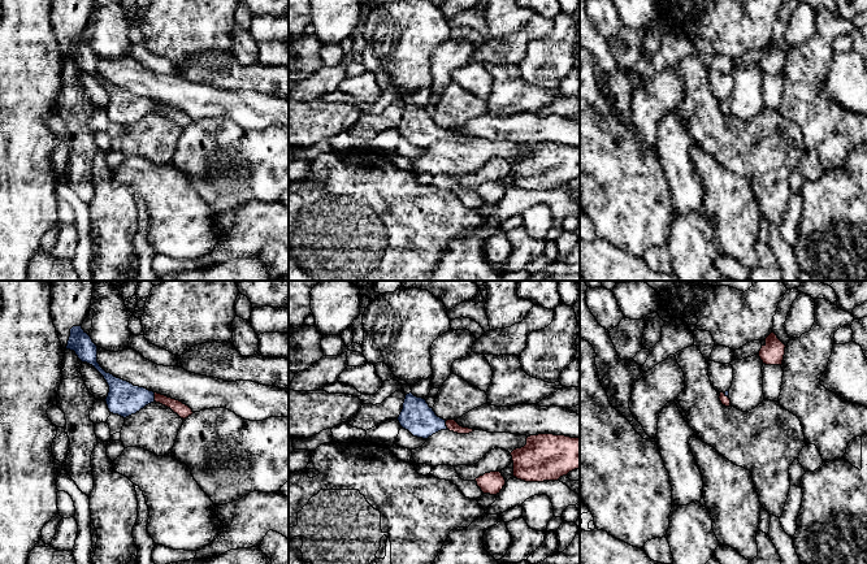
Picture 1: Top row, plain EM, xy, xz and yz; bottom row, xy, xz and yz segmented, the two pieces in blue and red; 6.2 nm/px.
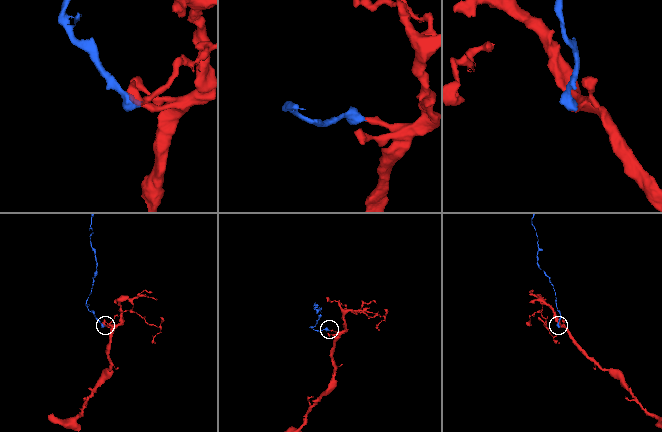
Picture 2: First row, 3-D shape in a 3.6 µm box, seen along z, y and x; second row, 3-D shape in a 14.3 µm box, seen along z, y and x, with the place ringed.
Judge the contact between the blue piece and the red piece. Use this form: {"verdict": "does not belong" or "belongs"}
{"verdict": "belongs"}

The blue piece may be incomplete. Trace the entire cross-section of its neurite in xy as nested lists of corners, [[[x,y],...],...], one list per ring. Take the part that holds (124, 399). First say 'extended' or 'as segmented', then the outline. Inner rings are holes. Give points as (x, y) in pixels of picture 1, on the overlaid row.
extended; [[[81,325],[70,329],[66,350],[74,351],[82,363],[92,365],[104,377],[109,386],[105,402],[109,412],[113,415],[126,418],[153,402],[170,408],[183,420],[194,413],[188,405],[179,400],[134,386],[127,381],[107,373],[97,363],[97,346]]]

